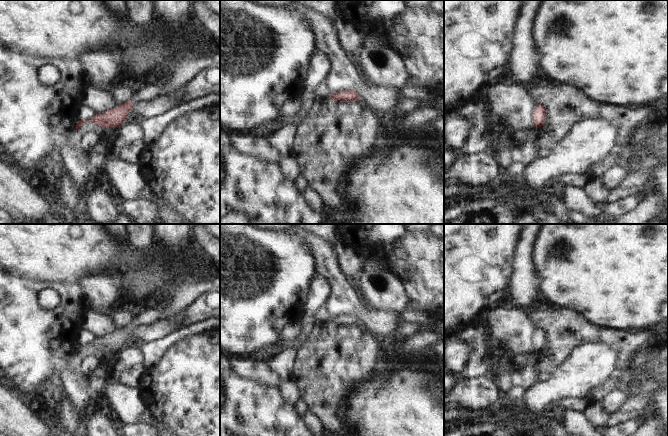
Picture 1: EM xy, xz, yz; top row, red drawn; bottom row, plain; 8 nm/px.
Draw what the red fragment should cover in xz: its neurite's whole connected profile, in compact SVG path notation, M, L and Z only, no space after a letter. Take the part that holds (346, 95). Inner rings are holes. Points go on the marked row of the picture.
M346 89L330 95L329 98L335 101L348 102L348 101L357 101L360 99L360 96L358 91Z

